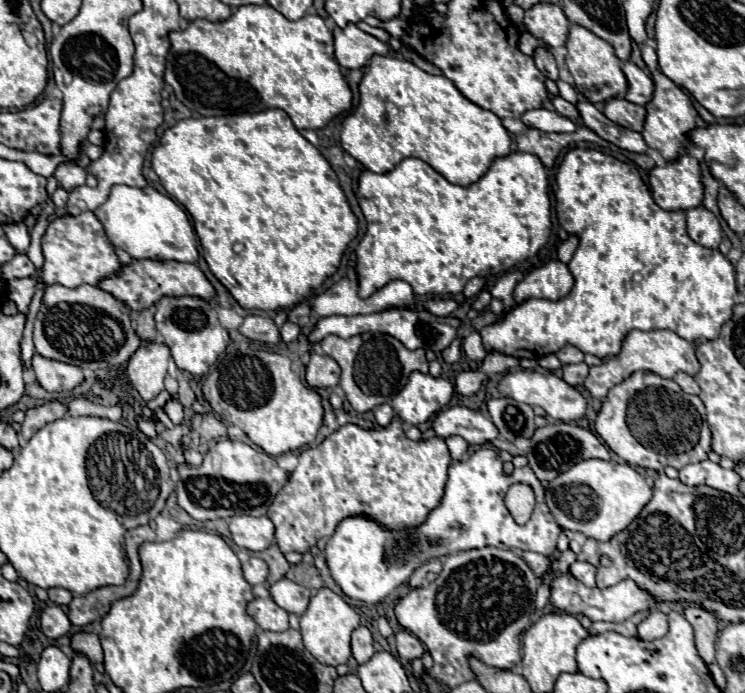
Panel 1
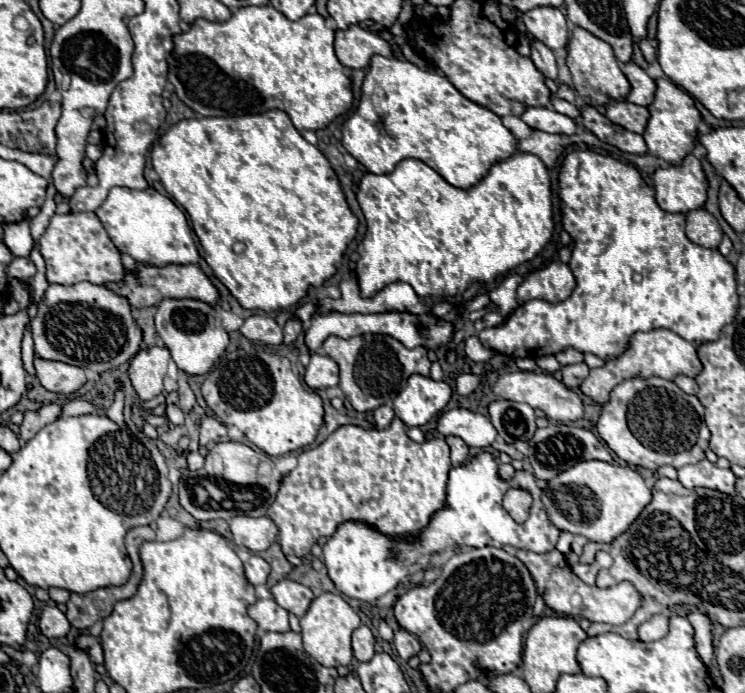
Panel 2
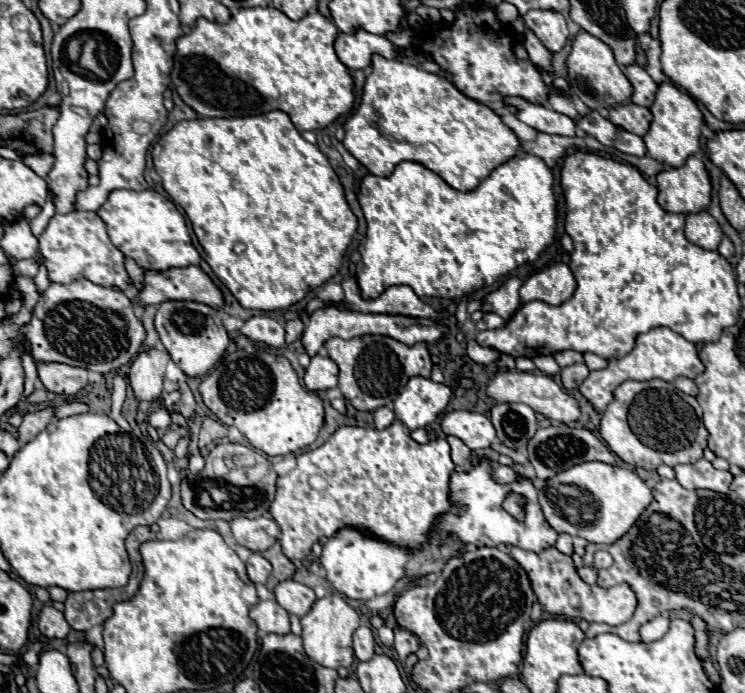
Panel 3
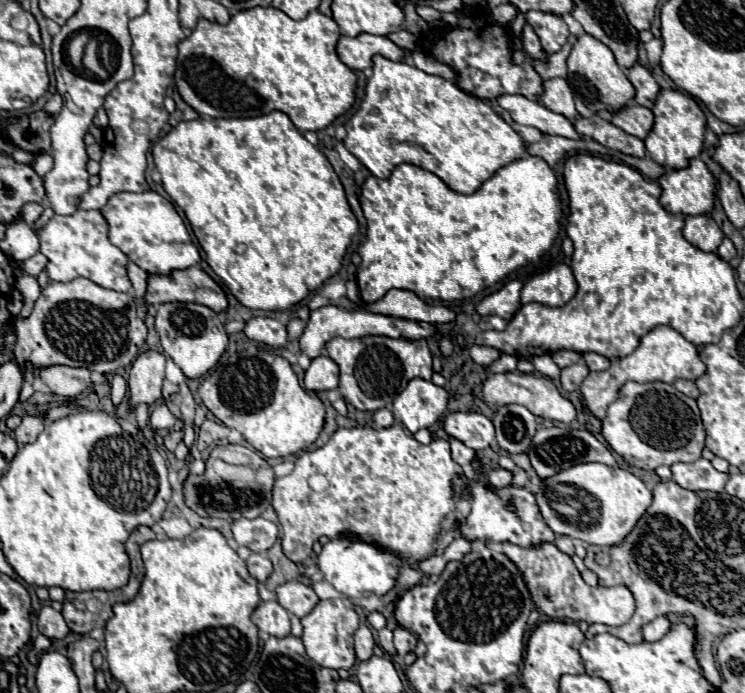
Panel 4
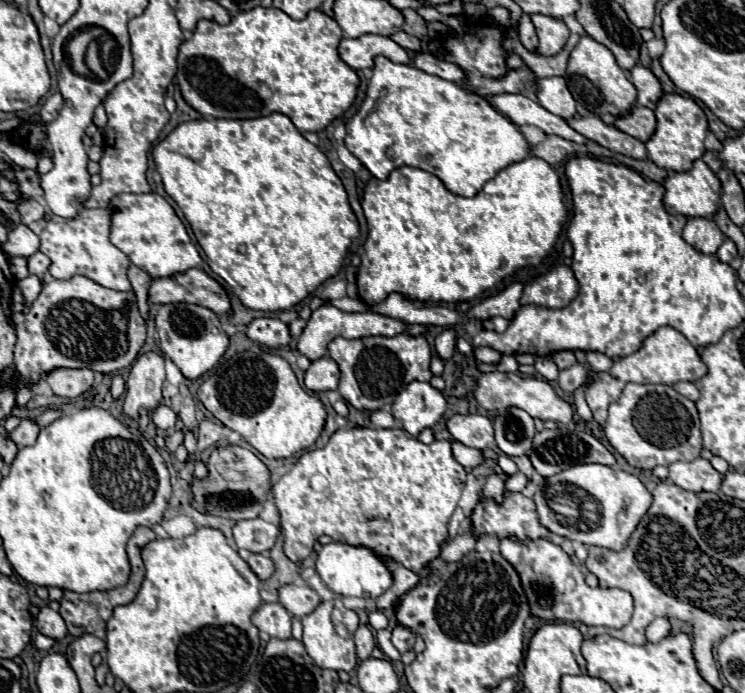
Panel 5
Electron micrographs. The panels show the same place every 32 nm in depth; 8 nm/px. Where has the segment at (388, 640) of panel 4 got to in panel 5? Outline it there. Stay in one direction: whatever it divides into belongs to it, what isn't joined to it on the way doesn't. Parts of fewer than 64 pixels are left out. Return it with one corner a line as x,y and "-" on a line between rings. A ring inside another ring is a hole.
378,630
378,646
380,646
380,650
382,650
390,660
400,660
400,654
398,654
398,650
394,648
390,636
392,636
390,630

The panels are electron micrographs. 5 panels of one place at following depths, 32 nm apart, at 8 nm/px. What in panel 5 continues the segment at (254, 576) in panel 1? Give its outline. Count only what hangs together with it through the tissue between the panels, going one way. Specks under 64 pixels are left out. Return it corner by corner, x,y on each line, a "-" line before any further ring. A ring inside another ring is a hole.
250,554
246,562
248,562
250,570
252,570
262,582
264,582
266,578
270,578
272,572
274,572
274,564
272,564
272,560
268,558
268,554

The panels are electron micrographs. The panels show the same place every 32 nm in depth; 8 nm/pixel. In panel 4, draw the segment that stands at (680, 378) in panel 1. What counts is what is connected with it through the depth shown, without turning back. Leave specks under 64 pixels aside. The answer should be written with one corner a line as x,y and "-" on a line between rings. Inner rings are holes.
676,380
674,386
676,386
676,390
680,390
686,396
692,396
692,398
698,398
698,394
700,394
698,388
696,388
696,384
690,382
690,380

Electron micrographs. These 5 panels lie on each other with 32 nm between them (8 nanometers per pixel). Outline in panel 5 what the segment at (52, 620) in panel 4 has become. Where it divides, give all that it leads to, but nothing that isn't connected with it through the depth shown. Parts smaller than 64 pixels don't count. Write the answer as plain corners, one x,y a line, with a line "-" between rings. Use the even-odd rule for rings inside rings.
50,606
40,608
40,614
36,616
36,628
38,628
38,632
42,632
44,636
54,638
54,640
60,640
68,634
64,618

